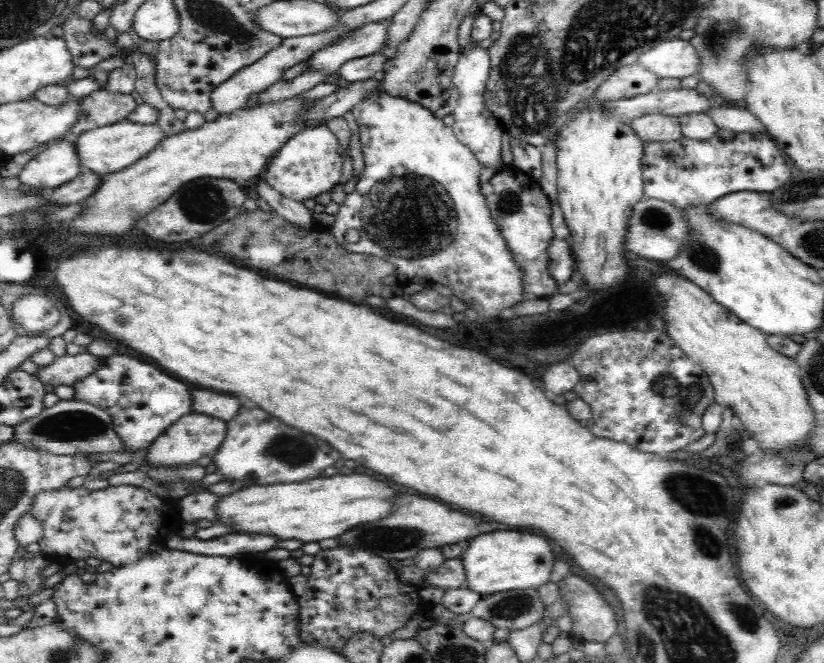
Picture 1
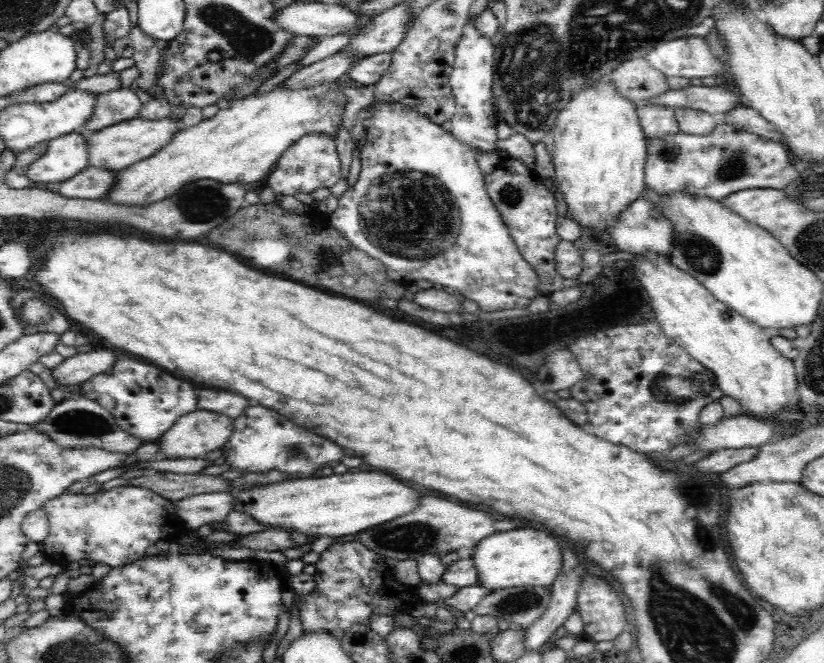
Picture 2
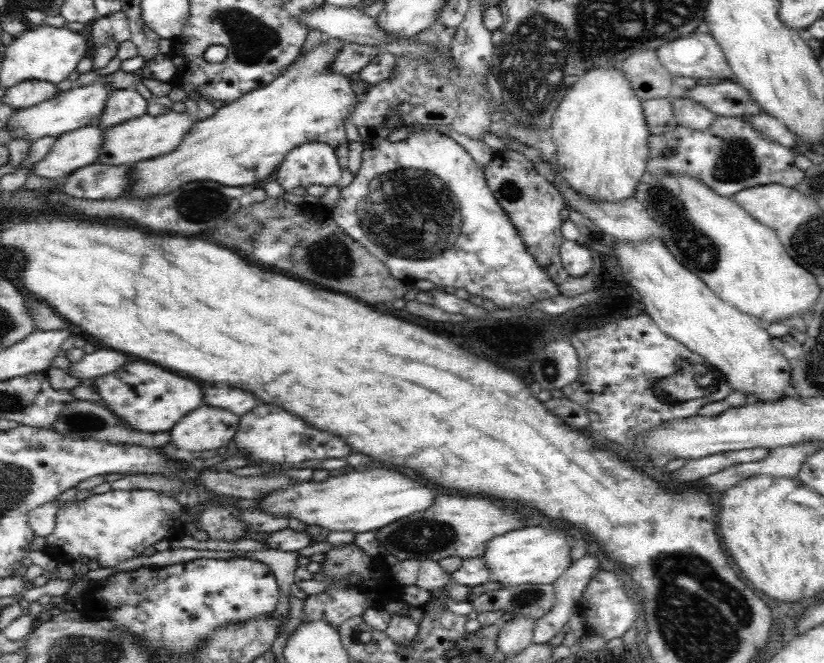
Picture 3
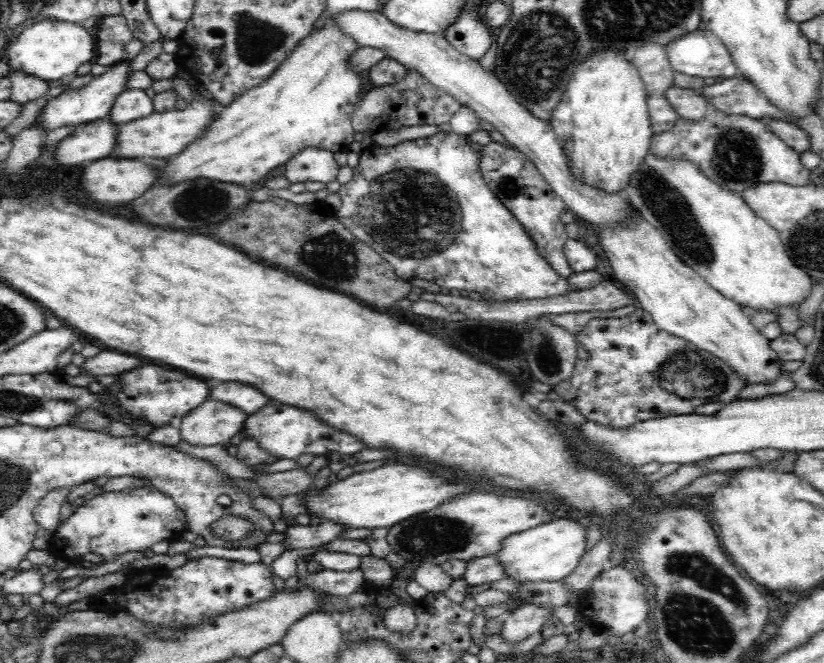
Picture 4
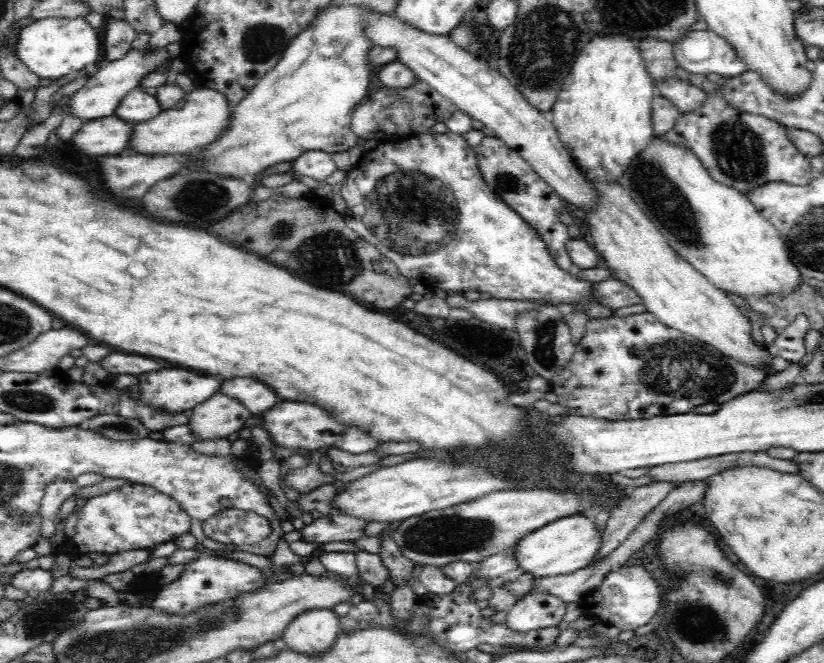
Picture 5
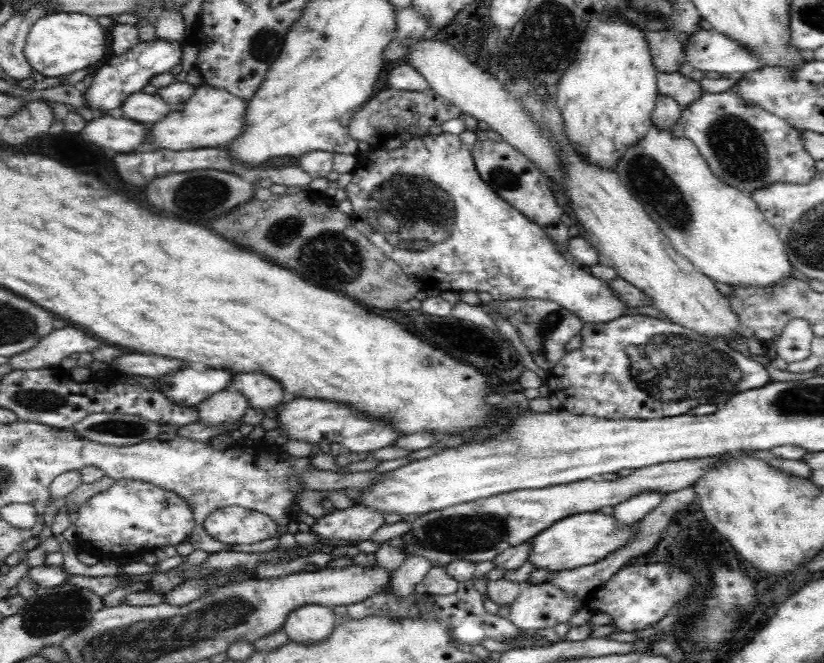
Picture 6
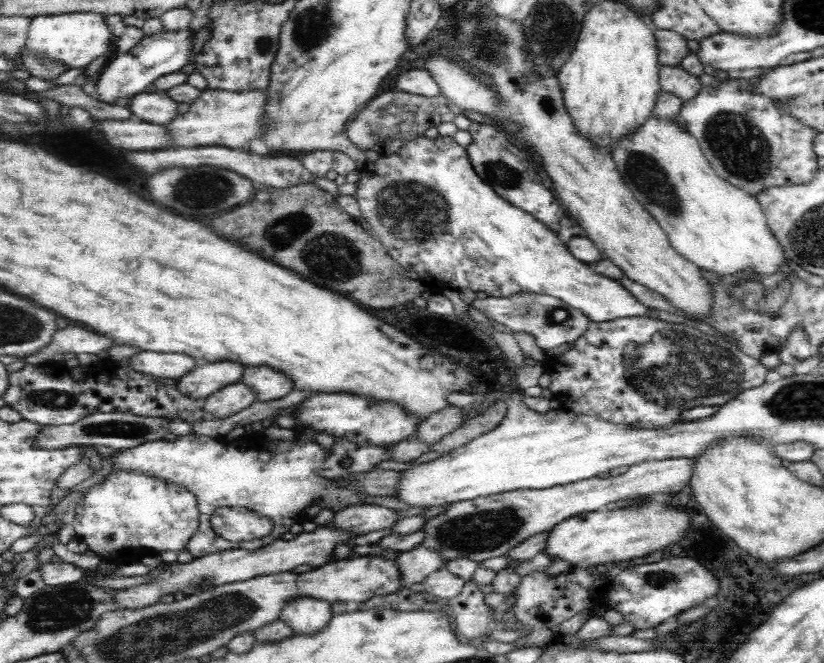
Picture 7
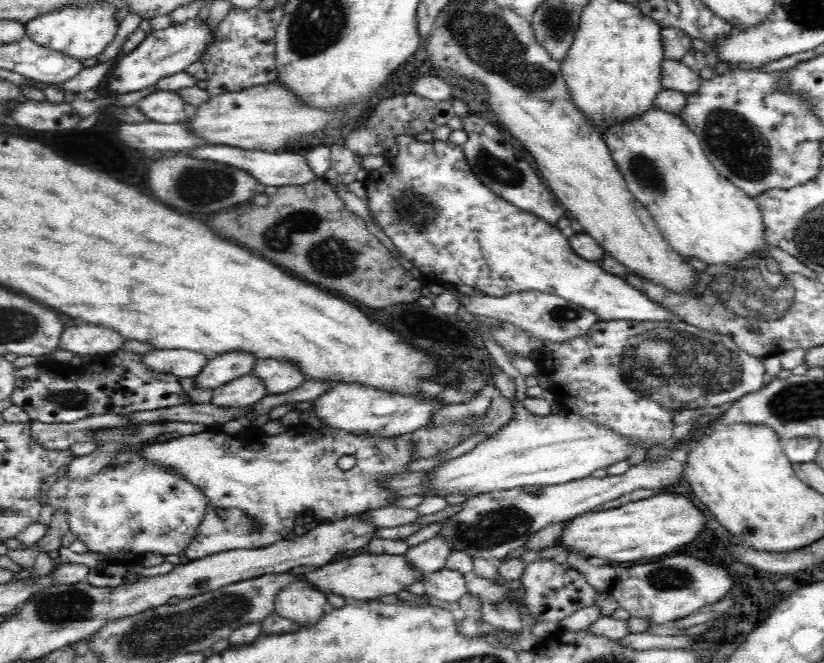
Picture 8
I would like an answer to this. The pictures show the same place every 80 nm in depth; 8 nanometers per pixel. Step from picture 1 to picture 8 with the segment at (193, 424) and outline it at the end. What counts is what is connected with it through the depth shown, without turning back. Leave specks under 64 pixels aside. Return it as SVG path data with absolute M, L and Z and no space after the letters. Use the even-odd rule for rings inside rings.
M242 375L224 386L215 388L210 403L222 409L250 407L264 394L266 387L260 379L254 375Z

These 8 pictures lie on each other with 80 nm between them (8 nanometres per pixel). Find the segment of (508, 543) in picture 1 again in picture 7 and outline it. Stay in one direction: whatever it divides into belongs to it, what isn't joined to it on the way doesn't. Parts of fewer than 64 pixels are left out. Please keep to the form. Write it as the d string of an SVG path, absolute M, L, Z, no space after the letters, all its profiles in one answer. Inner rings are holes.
M652 502L644 508L632 510L608 511L602 508L594 512L582 512L555 524L547 532L544 548L540 552L550 557L553 562L564 560L572 568L615 563L616 560L620 562L640 558L668 544L674 544L686 534L688 528L690 516L670 504Z

